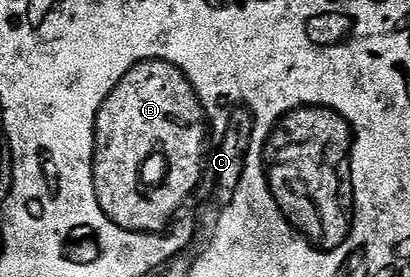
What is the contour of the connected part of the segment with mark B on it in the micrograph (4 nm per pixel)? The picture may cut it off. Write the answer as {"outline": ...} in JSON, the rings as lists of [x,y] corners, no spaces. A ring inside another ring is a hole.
{"outline":[[[147,63],[147,67],[131,71],[131,75],[123,79],[123,87],[111,95],[111,103],[99,106],[95,118],[91,176],[101,209],[115,223],[123,223],[123,227],[159,227],[159,223],[175,211],[175,203],[187,195],[187,187],[195,183],[195,175],[199,175],[199,147],[203,147],[203,119],[199,119],[199,103],[195,103],[191,87],[183,83],[183,75],[179,75],[179,71],[171,71],[171,67],[163,67],[163,63]],[[155,147],[163,147],[163,151],[167,151],[167,159],[171,159],[171,179],[167,179],[167,187],[159,187],[159,191],[151,191],[151,195],[143,195],[143,187],[139,187],[139,175],[135,175],[135,171],[139,171],[139,163],[143,163]]]}

